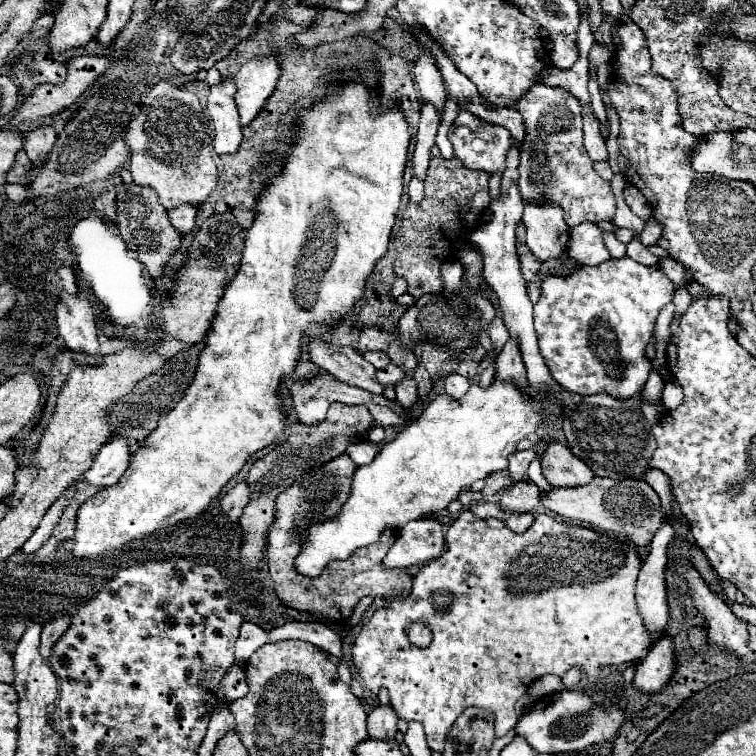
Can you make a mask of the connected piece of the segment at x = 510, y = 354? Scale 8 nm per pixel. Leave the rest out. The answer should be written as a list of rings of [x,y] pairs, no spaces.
[[[511,336],[509,342],[499,352],[495,376],[497,378],[505,378],[505,380],[515,380],[523,390],[529,388],[527,376],[525,376],[525,364],[523,364],[521,350],[519,350],[519,338],[517,336]]]

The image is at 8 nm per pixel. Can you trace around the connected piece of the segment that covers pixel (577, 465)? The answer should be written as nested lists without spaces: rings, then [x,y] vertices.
[[[551,442],[541,456],[541,470],[545,480],[557,488],[583,486],[593,480],[593,472],[585,462],[581,462],[565,444]]]

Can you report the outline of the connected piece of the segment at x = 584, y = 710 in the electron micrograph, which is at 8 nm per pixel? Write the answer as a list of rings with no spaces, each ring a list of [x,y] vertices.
[[[561,690],[561,692],[555,692],[553,696],[539,698],[537,704],[533,704],[531,710],[525,712],[517,722],[517,734],[525,736],[527,742],[537,752],[569,754],[601,742],[611,742],[619,734],[627,718],[629,714],[621,704],[613,702],[613,710],[597,712],[597,708],[593,708],[593,700],[587,694],[575,692],[575,690]]]

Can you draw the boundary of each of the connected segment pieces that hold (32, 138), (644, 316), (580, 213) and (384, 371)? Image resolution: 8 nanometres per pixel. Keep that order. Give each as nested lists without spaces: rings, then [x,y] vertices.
[[[37,126],[31,132],[27,132],[27,136],[25,136],[25,152],[27,152],[29,160],[37,168],[43,166],[49,150],[55,144],[55,136],[57,136],[57,132],[55,132],[53,126]]]
[[[625,256],[597,266],[581,266],[569,278],[549,276],[541,290],[539,302],[533,306],[535,332],[539,338],[539,352],[553,378],[565,390],[581,396],[607,392],[615,398],[631,398],[639,394],[651,370],[651,360],[645,358],[645,346],[653,338],[659,310],[673,300],[673,284],[669,278],[659,268],[647,268]]]
[[[535,84],[527,96],[517,102],[517,110],[525,120],[527,136],[521,144],[519,192],[525,200],[553,200],[563,208],[567,226],[581,222],[613,220],[615,196],[609,182],[599,178],[593,162],[583,146],[581,104],[573,94],[561,88]]]
[[[391,362],[389,366],[377,370],[377,378],[383,386],[395,386],[401,378],[405,378],[405,370],[401,370],[401,366],[397,366],[395,362]]]

